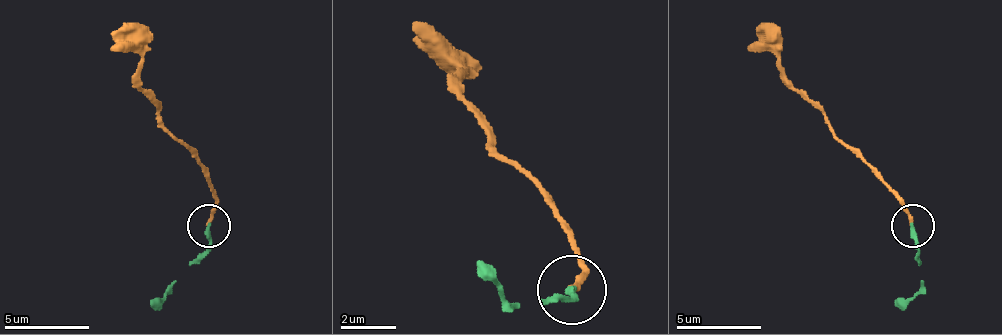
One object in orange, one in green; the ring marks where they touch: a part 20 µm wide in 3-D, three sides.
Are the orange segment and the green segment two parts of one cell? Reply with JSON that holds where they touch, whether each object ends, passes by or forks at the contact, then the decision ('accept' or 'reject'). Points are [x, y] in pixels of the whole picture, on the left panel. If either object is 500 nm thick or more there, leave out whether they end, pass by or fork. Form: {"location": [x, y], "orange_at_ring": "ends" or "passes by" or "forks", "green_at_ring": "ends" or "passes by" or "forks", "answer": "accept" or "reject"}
{"location": [208, 225], "orange_at_ring": "ends", "green_at_ring": "ends", "answer": "accept"}

